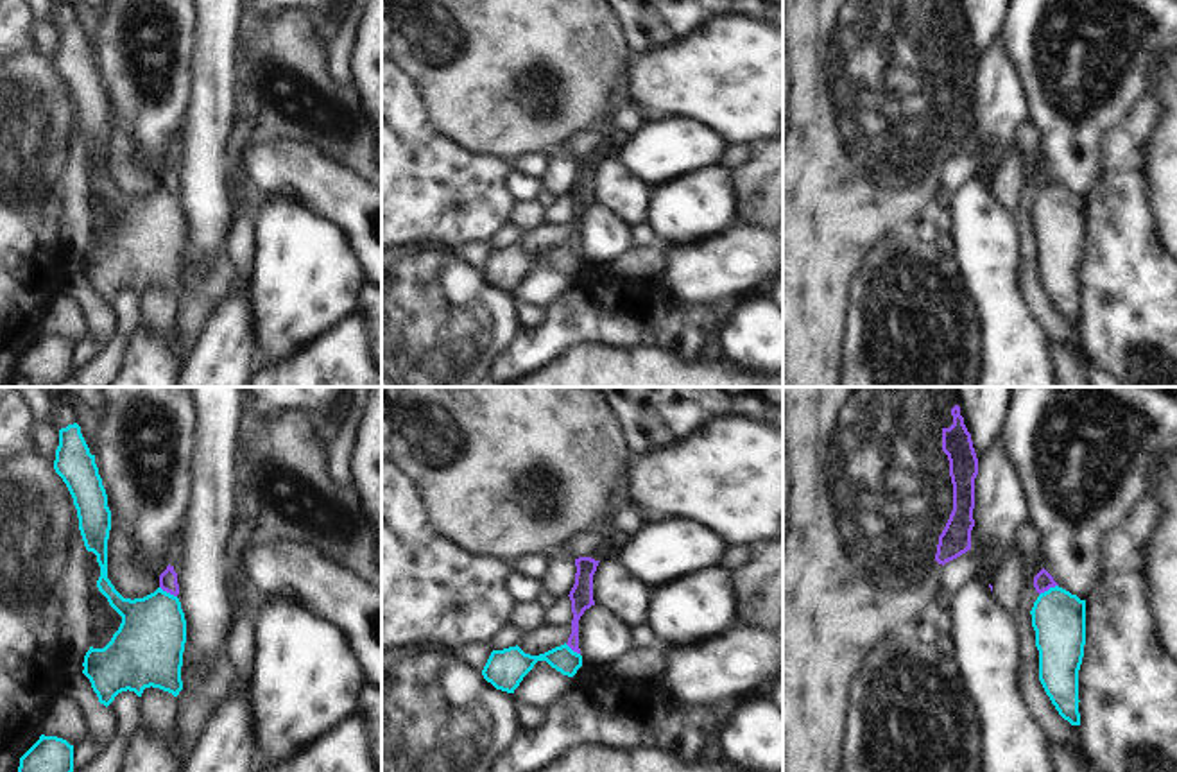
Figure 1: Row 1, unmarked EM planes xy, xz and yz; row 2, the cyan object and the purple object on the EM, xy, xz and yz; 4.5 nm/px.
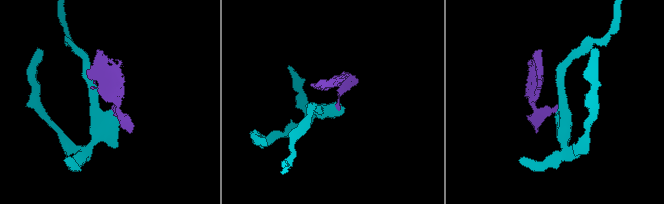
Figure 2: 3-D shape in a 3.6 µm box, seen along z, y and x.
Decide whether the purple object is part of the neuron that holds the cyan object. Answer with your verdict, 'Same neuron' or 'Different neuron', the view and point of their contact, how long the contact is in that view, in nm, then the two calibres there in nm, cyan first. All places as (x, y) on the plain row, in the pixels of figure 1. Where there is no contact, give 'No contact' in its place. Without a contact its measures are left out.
Different neuron. Touches cyan at yz (1050, 187). Shared border 100 nm. Thickness 240 nm (cyan) against 90 nm.

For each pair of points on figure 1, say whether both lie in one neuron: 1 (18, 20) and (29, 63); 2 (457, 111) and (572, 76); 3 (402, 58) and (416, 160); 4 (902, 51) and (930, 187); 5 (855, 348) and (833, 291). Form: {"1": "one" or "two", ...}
{"1": "two", "2": "one", "3": "two", "4": "one", "5": "two"}

